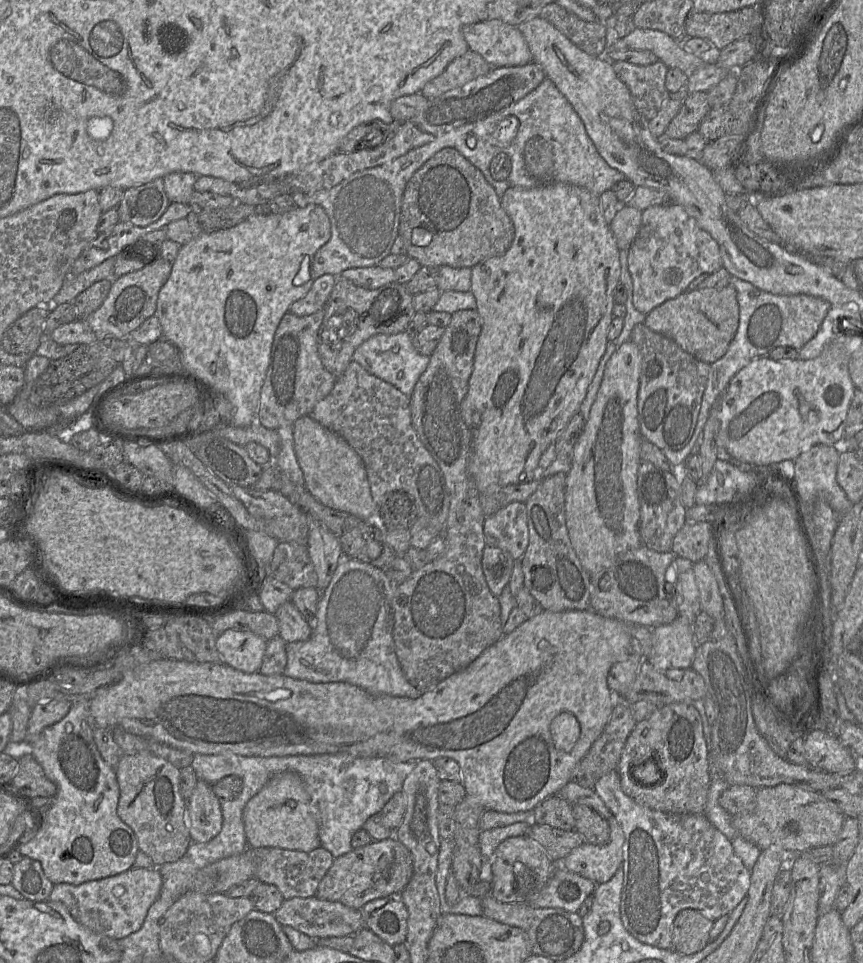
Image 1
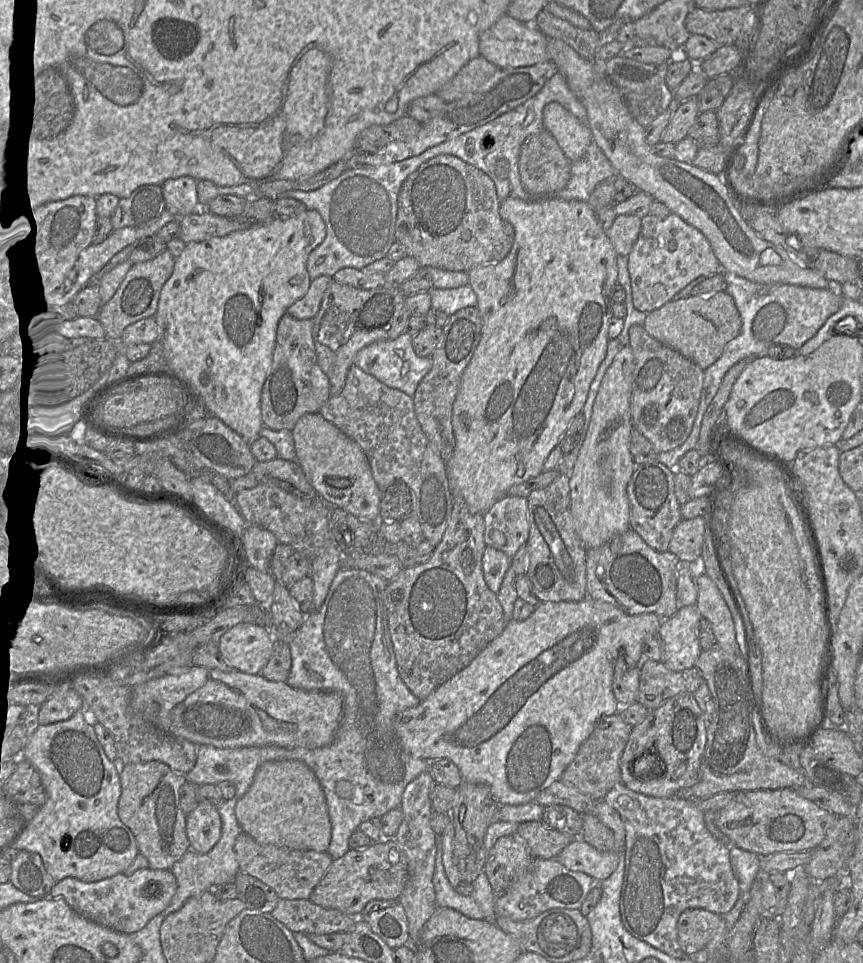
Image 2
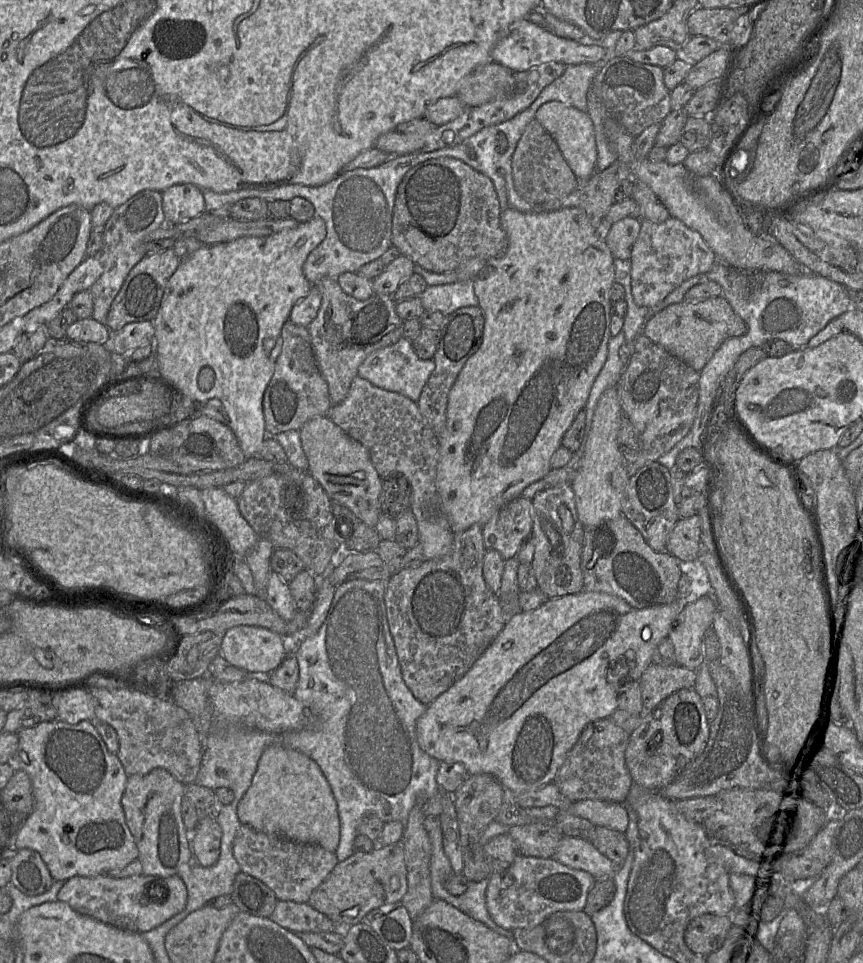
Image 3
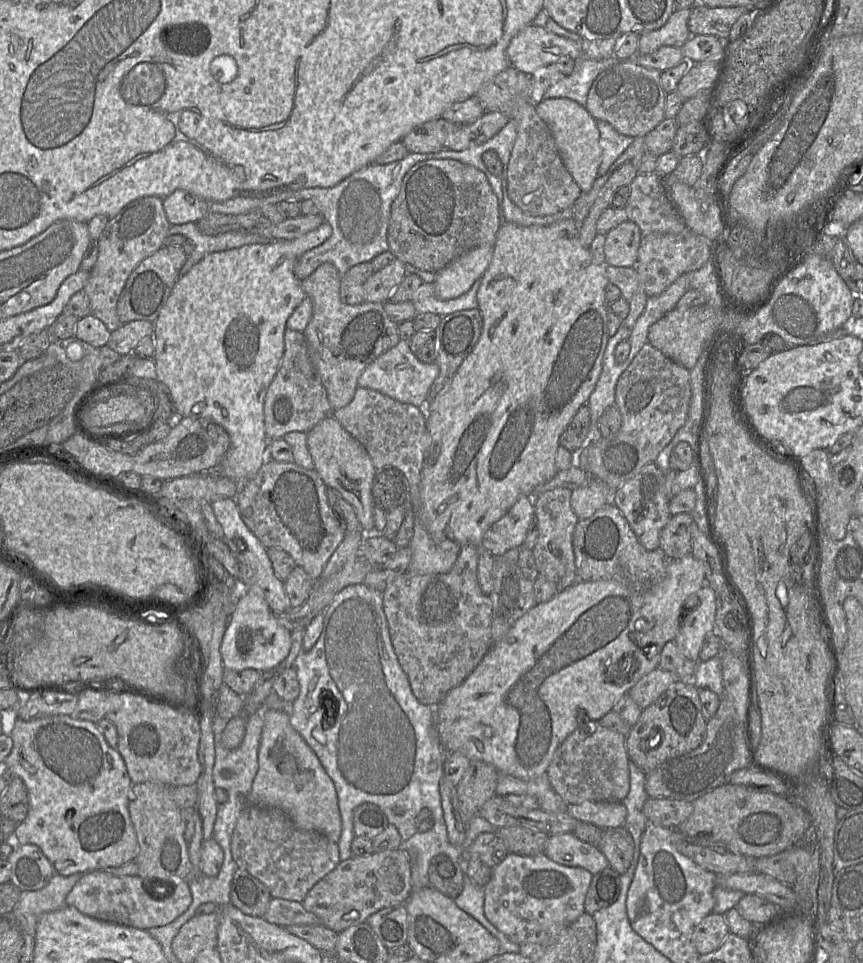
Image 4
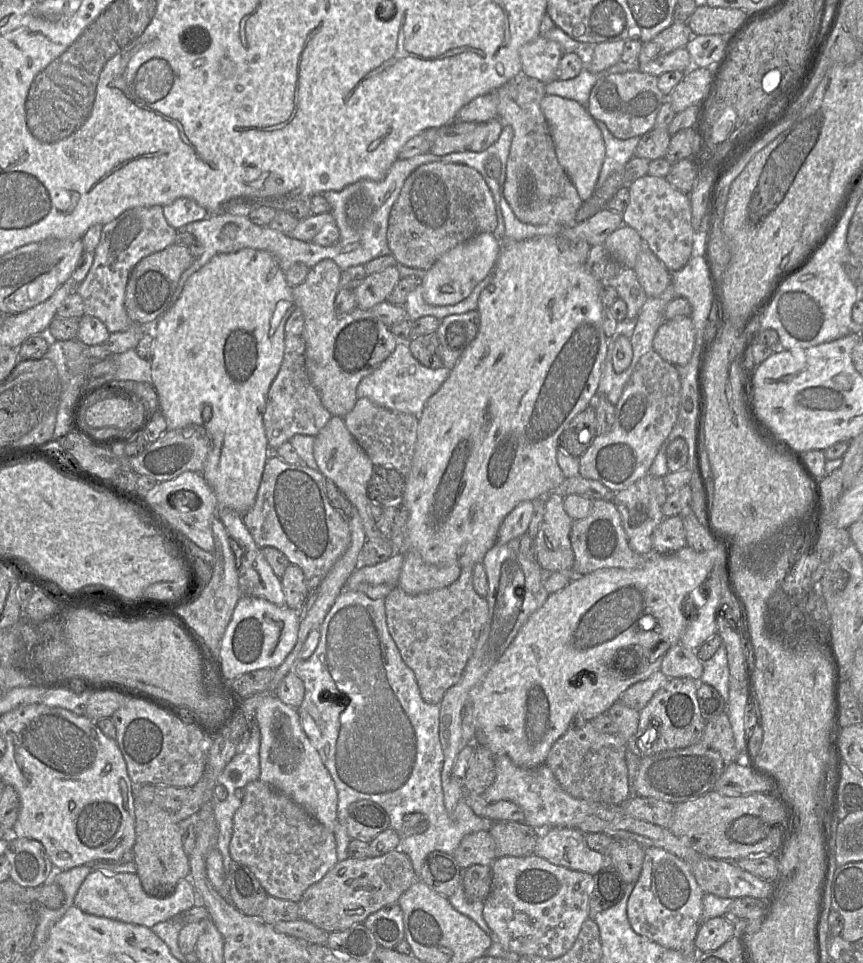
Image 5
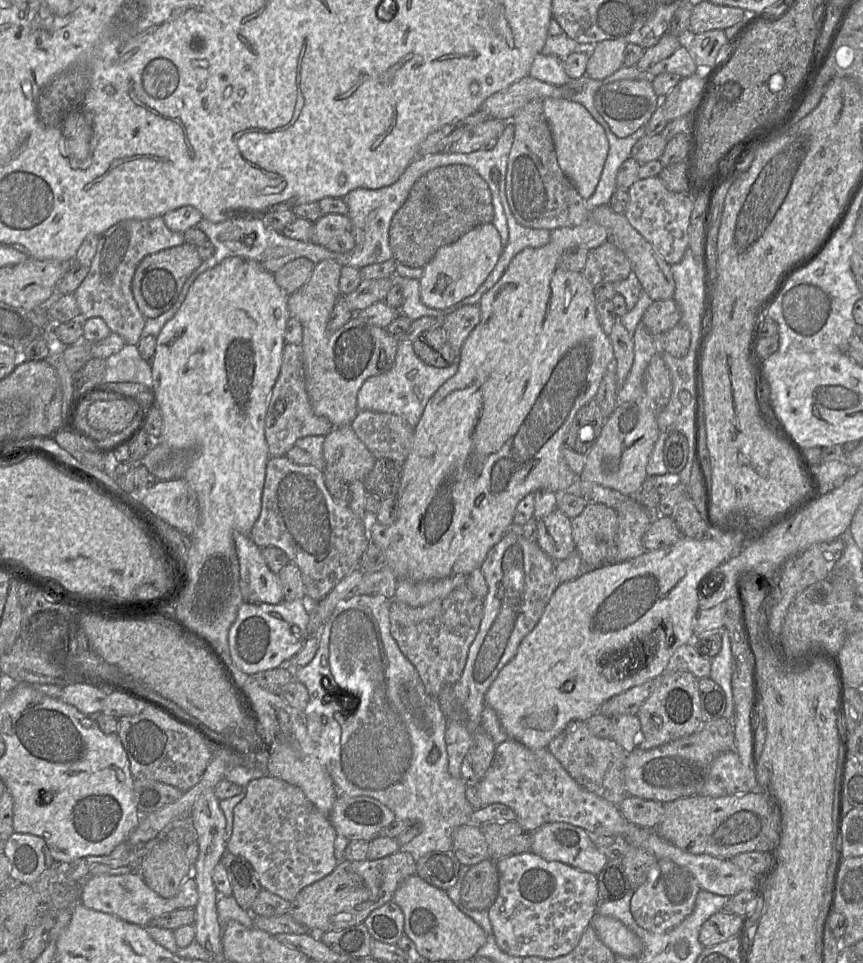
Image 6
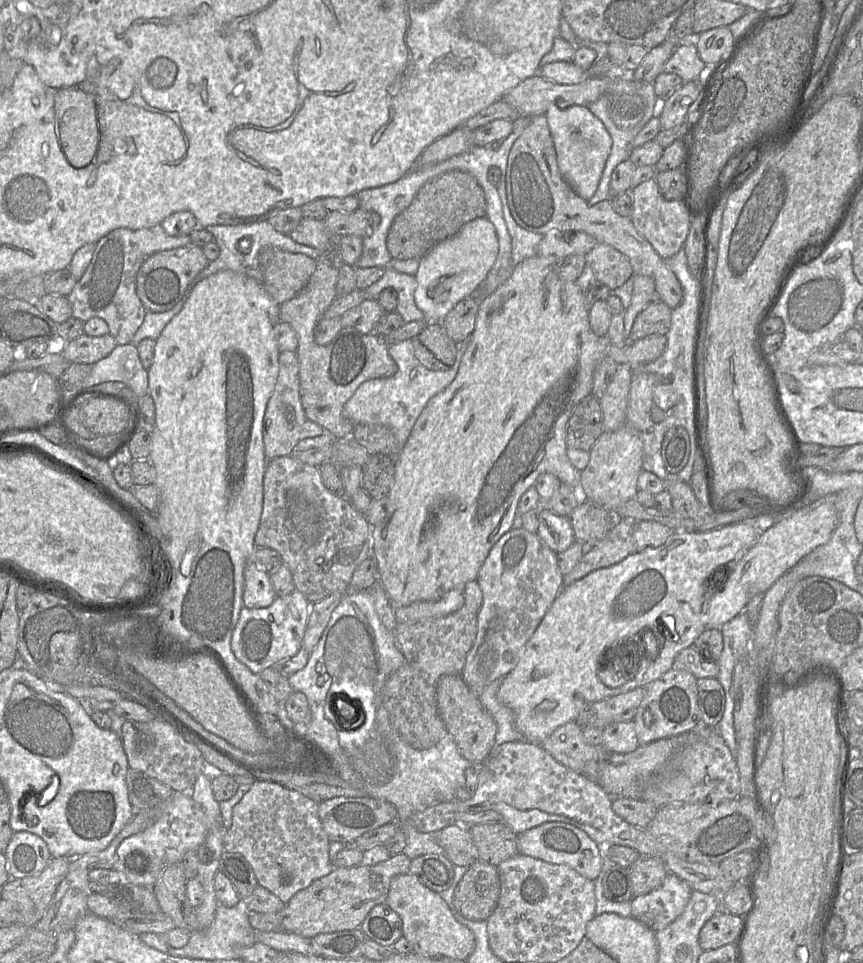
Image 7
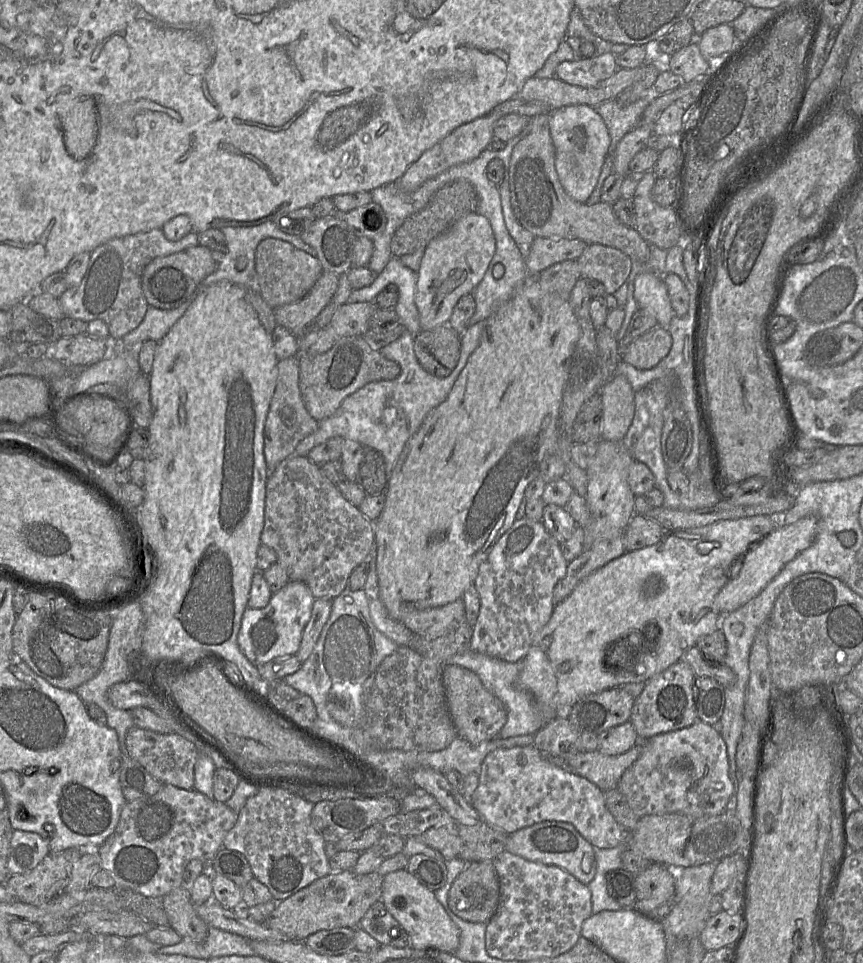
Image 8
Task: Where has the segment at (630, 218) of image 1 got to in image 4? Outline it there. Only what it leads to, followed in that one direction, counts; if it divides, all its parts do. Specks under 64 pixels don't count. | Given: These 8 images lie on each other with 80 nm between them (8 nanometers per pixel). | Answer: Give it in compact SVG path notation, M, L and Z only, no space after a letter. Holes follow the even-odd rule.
M627 220L606 234L604 254L606 264L617 267L633 267L637 261L642 233L639 226Z

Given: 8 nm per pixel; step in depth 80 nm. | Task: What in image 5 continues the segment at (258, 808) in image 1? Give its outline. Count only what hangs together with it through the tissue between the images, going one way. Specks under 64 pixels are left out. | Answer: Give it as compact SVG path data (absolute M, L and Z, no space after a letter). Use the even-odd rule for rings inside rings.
M274 693L267 694L257 708L256 721L261 738L259 780L288 796L334 832L338 823L337 789L319 752L304 732L297 709L282 702Z

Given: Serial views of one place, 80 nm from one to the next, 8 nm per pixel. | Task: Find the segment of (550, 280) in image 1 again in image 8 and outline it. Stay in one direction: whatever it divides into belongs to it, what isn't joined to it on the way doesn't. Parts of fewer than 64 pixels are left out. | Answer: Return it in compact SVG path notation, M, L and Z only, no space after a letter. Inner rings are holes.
M530 274L524 279L519 292L486 319L486 326L482 331L479 345L469 356L447 398L426 415L419 429L406 442L389 477L382 514L373 522L377 546L376 569L380 598L392 619L401 622L403 617L413 611L439 607L462 599L465 590L474 584L480 565L487 559L497 540L516 520L525 489L539 476L541 461L548 456L557 454L563 459L566 479L576 494L586 500L586 469L578 467L573 462L567 442L560 441L557 433L563 389L568 379L572 354L580 338L580 332L578 320L569 301L562 299L554 292L542 289L537 276ZM661 327L639 336L624 350L621 360L639 370L648 370L657 366L672 347L670 333Z

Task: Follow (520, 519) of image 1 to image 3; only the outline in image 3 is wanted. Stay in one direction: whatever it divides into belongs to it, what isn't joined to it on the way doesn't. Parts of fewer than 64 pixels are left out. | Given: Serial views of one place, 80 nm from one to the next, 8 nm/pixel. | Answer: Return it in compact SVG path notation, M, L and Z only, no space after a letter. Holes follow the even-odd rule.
M519 496L483 525L485 549L498 551L505 560L514 557L522 541L531 535L532 525L532 502Z

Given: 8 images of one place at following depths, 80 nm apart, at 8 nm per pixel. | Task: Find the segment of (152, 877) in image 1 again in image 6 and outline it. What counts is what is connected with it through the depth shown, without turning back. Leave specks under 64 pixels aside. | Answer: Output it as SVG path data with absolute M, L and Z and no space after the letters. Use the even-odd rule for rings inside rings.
M138 872L123 875L97 875L85 884L80 897L84 907L116 916L126 922L147 927L151 921L165 913L179 909L194 909L198 902L196 882L189 877L181 884L173 898L163 898L151 890Z

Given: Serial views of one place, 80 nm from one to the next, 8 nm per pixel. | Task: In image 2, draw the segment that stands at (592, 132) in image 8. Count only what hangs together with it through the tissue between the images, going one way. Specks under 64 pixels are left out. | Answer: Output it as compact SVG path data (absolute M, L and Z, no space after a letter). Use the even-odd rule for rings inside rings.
M558 102L545 105L542 120L544 129L554 137L570 162L581 159L593 142L587 123L581 123Z

